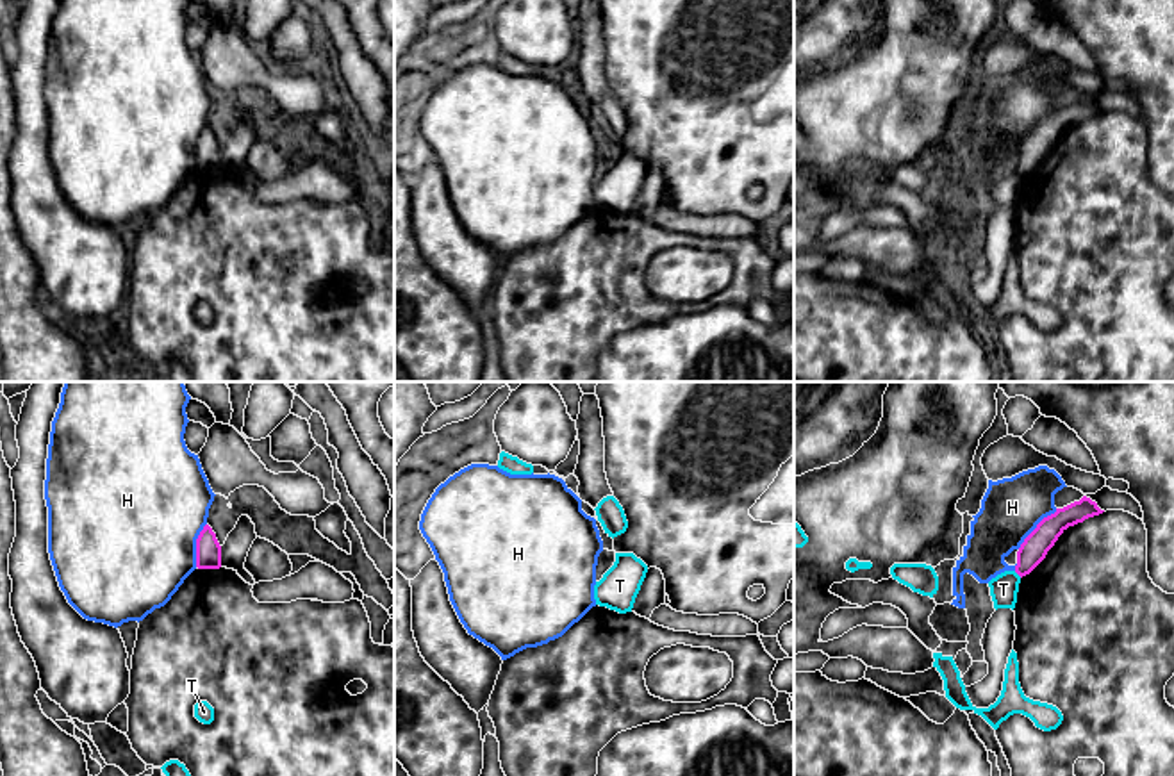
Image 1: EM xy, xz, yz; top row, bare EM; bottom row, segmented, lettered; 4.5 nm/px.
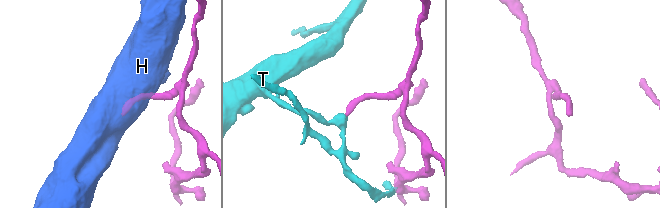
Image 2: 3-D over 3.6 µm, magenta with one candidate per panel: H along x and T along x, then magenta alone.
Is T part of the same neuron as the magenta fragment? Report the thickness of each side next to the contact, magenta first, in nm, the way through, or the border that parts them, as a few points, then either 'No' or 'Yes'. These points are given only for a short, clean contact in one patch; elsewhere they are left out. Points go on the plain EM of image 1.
Thickness 120 nm (magenta) against 130 nm. Boundary: yz (1014, 172), (1021, 177). No

